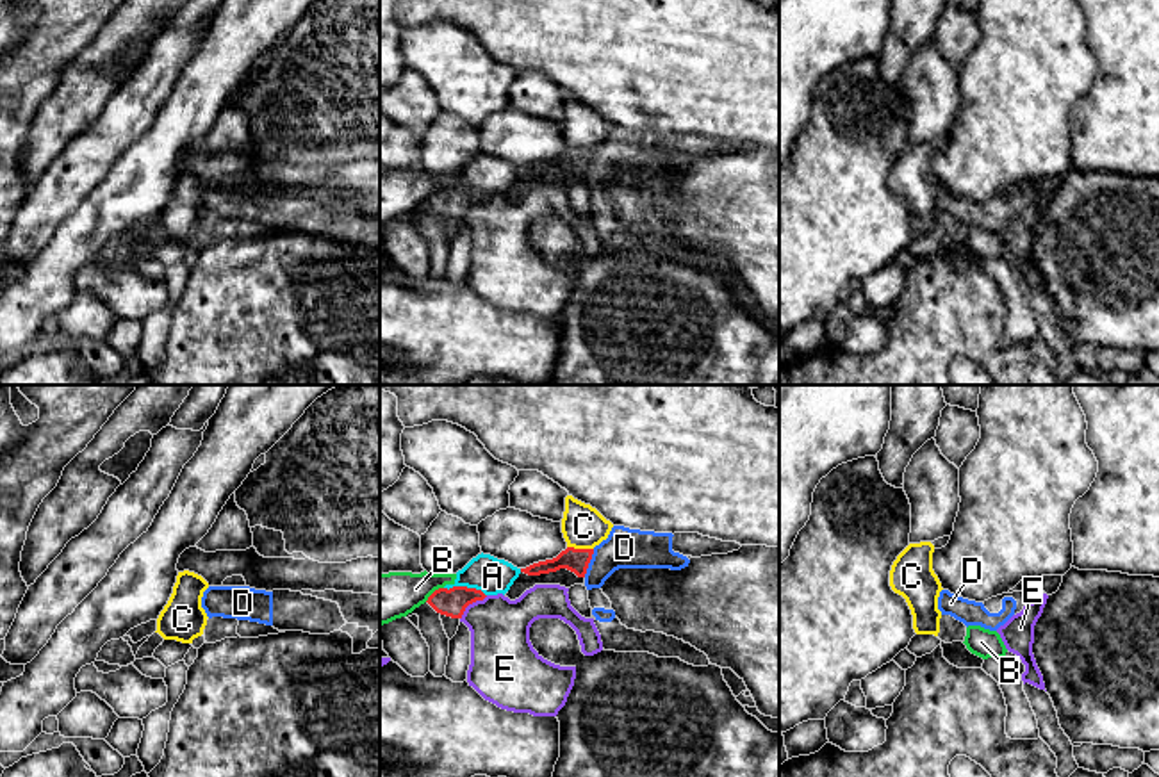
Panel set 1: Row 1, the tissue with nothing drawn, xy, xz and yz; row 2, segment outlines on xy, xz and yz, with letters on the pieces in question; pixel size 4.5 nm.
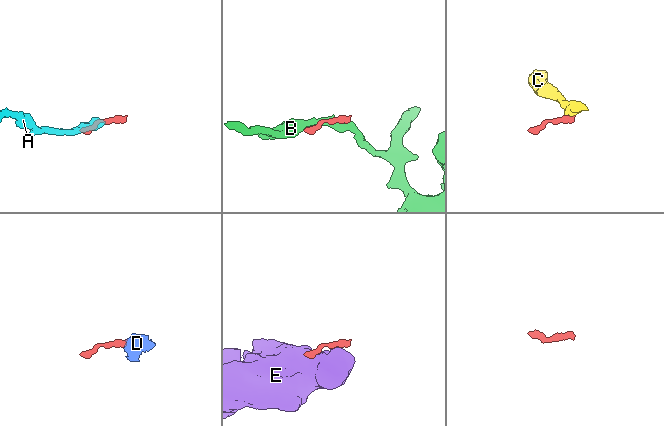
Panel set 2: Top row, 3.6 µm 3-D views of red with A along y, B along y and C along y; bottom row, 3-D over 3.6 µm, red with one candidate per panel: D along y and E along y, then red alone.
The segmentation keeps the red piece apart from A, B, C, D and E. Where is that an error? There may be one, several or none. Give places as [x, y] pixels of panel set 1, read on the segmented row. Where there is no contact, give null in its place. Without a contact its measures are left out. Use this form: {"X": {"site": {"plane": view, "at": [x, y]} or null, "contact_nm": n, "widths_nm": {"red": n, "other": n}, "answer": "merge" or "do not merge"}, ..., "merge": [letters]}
{"A": {"site": {"plane": "xz", "at": [466, 587]}, "contact_nm": 200, "widths_nm": {"red": 130, "other": 170}, "answer": "merge"}, "B": {"site": {"plane": "xz", "at": [434, 592]}, "contact_nm": 110, "widths_nm": {"red": 130, "other": 220}, "answer": "do not merge"}, "C": {"site": {"plane": "xz", "at": [580, 549]}, "contact_nm": 120, "widths_nm": {"red": 110, "other": 190}, "answer": "do not merge"}, "D": {"site": {"plane": "xz", "at": [589, 562]}, "contact_nm": 140, "widths_nm": {"red": 110, "other": 180}, "answer": "merge"}, "E": {"site": {"plane": "xz", "at": [471, 603]}, "contact_nm": 170, "widths_nm": {"red": 130, "other": 280}, "answer": "do not merge"}, "merge": ["A", "D"]}

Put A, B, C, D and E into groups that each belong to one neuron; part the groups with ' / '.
A D / B / C / E

